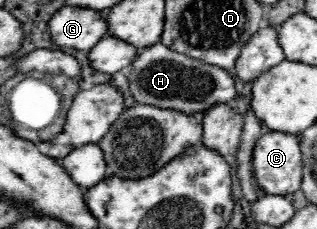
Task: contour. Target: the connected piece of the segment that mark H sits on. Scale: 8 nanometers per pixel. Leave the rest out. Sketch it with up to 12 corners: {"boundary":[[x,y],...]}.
{"boundary":[[142,49],[124,95],[201,116],[231,104],[225,69],[171,51]]}

